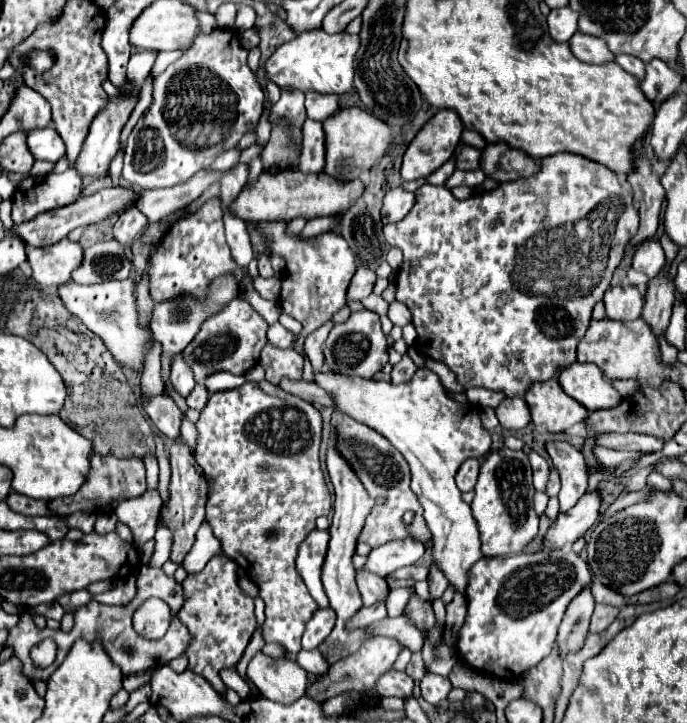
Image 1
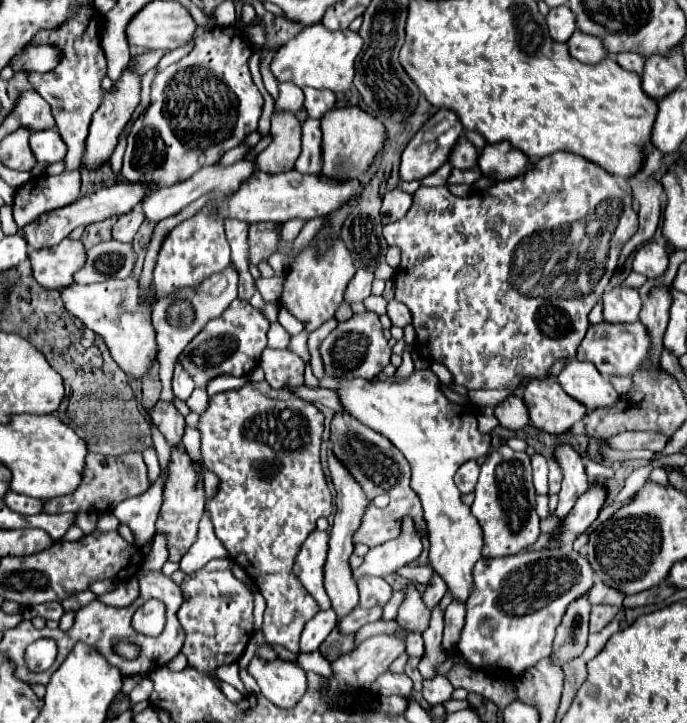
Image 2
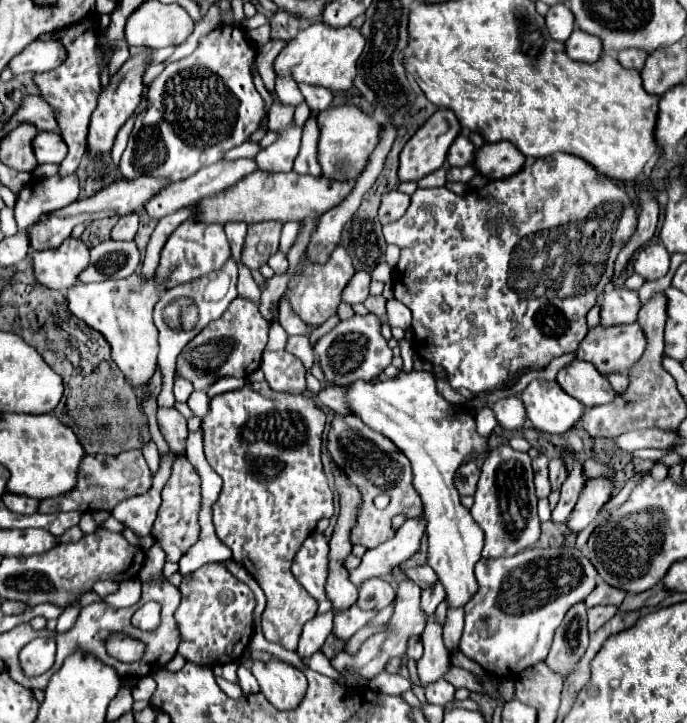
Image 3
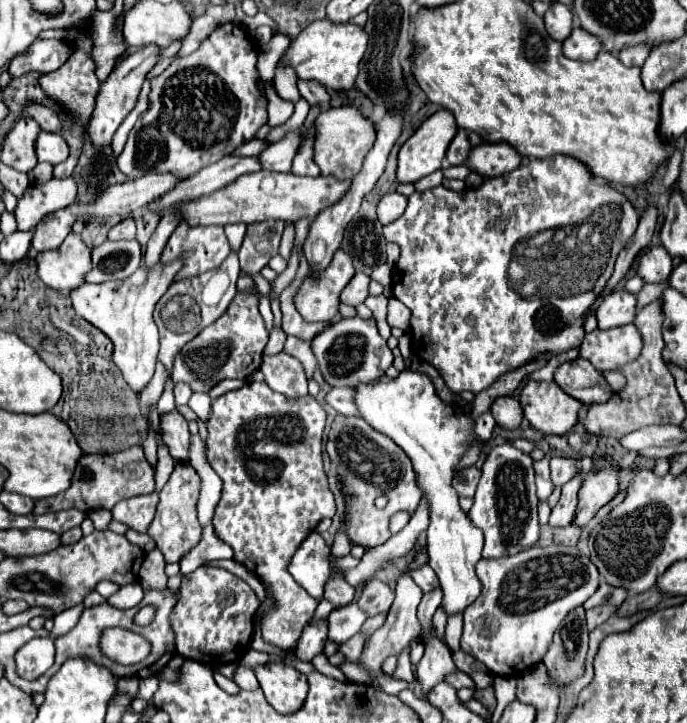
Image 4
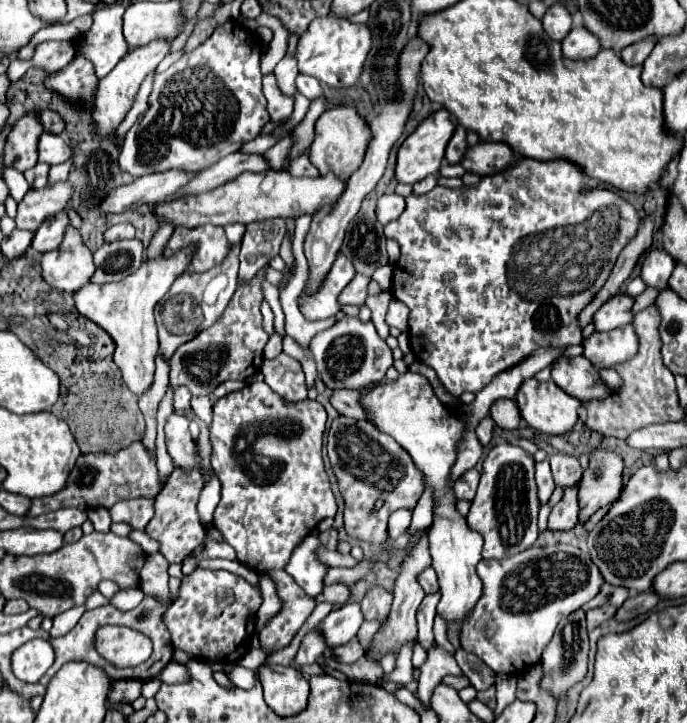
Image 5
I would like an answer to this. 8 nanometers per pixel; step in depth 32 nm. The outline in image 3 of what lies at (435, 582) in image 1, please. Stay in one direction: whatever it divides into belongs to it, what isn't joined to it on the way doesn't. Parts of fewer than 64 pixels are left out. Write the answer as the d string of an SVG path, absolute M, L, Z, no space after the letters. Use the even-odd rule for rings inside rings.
M436 582L430 590L424 590L424 592L422 592L422 604L420 604L420 608L422 608L422 612L424 612L426 616L432 616L434 610L438 608L438 604L440 604L442 600L444 600L444 588L442 588L440 582Z

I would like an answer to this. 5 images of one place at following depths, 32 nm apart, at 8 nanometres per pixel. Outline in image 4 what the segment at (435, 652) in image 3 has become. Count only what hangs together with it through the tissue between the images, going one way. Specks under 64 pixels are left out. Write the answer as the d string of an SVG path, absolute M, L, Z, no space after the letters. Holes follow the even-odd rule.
M432 630L432 644L428 644L422 662L416 666L416 678L420 682L424 700L428 698L430 688L442 682L446 674L456 672L456 670L458 668L452 660L452 652L434 636L434 630Z

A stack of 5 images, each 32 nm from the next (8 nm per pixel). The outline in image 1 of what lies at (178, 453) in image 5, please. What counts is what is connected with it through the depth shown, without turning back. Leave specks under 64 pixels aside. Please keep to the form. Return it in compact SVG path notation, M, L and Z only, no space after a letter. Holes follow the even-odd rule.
M156 396L144 402L144 410L154 422L154 426L170 440L174 442L180 436L182 426L182 412L176 408L174 400L168 396Z

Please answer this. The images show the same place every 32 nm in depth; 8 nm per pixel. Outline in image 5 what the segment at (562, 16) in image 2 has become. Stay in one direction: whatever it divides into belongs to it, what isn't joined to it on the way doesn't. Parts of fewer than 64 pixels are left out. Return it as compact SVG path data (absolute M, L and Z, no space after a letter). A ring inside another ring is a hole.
M552 6L544 18L542 18L542 26L546 30L546 34L552 38L552 40L562 40L570 28L572 28L572 16L570 12L564 8L564 6Z

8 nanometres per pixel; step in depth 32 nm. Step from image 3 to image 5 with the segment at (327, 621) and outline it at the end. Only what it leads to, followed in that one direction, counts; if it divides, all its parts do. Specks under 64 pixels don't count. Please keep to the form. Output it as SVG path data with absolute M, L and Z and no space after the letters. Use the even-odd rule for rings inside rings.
M310 632L308 636L304 636L304 640L300 644L300 650L296 654L294 664L298 668L308 666L308 664L316 664L318 658L324 654L324 650L326 650L326 642L322 640L322 636L316 632Z

